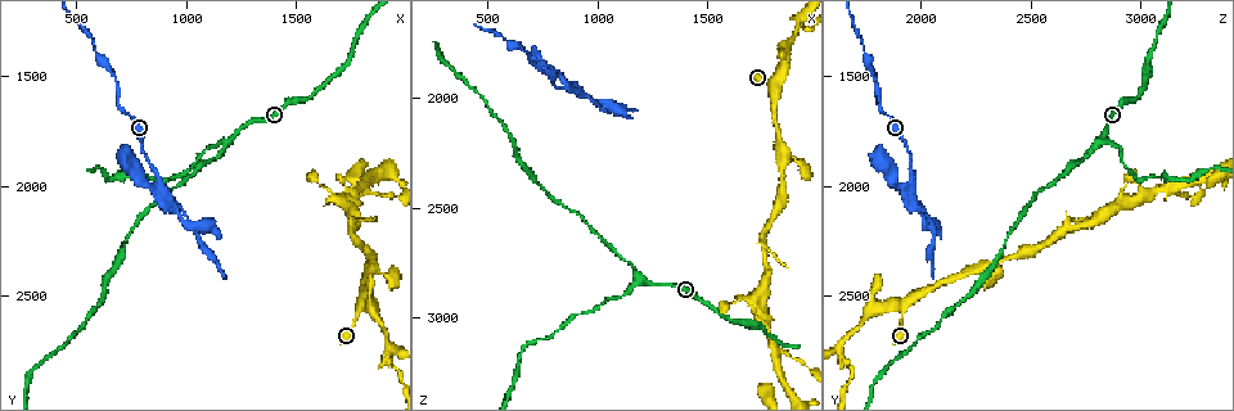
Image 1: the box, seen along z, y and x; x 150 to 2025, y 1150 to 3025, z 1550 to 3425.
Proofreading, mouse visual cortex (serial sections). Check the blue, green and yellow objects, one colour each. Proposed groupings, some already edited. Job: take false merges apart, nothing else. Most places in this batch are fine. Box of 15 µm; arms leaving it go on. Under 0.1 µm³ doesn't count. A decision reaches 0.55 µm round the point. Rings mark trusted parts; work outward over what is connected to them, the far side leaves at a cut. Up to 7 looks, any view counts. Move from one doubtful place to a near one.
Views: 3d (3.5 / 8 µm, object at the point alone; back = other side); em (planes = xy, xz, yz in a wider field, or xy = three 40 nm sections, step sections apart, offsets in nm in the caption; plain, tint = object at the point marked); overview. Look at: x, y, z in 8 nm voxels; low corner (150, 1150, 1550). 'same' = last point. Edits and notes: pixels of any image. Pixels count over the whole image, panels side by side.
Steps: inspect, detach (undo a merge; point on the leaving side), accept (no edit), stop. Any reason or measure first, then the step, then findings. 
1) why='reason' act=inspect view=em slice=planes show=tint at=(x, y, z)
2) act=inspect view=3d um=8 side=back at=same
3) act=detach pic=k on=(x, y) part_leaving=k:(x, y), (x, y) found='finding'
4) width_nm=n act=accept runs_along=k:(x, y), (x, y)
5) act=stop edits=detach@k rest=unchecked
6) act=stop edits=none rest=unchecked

why='a fork' act=inspect view=3d um=3.5 at=(1190, 1780, 2820)

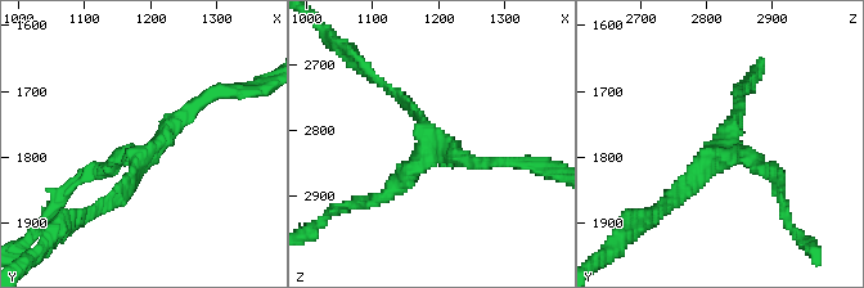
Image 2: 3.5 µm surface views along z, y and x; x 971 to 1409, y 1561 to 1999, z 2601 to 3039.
arms=3 arm_widths_nm=150,200,200 act=inspect view=em slice=planes show=tint at=(1200, 1785, 2820)

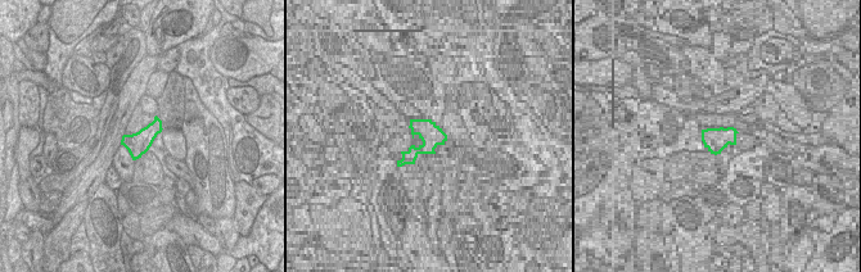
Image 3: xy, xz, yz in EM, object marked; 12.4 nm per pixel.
act=accept runs_along=2:(211, 94), (136, 157), (112, 201) found='all the same cell'

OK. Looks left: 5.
why='three-way junction' act=inspect view=3d um=8 at=(870, 1970, 1970)

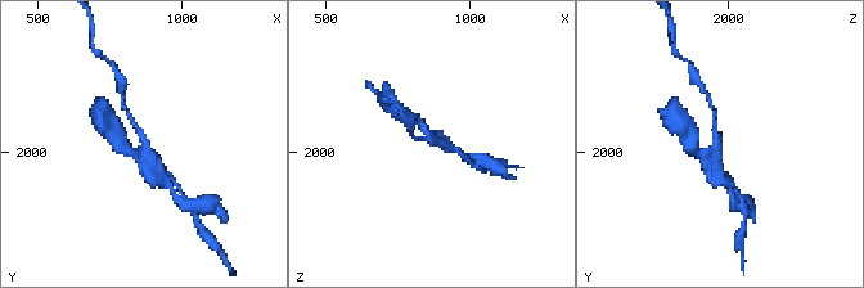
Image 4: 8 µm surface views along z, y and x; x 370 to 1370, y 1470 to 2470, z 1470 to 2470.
why='zoom in' act=inspect view=3d um=3.5 at=(880, 1970, 1960)

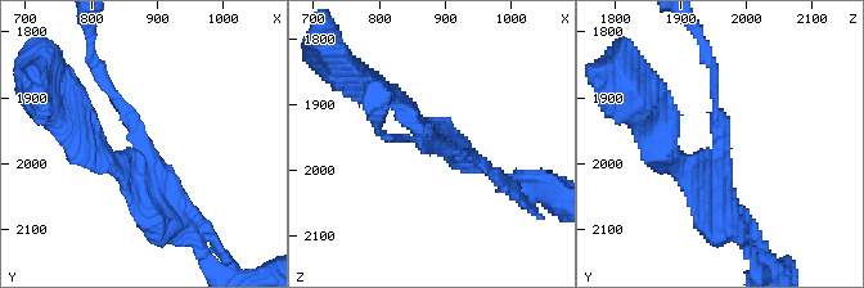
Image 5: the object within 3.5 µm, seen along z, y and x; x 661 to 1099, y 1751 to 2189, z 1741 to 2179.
act=inspect view=em slice=planes show=tint at=(875, 1980, 1965)

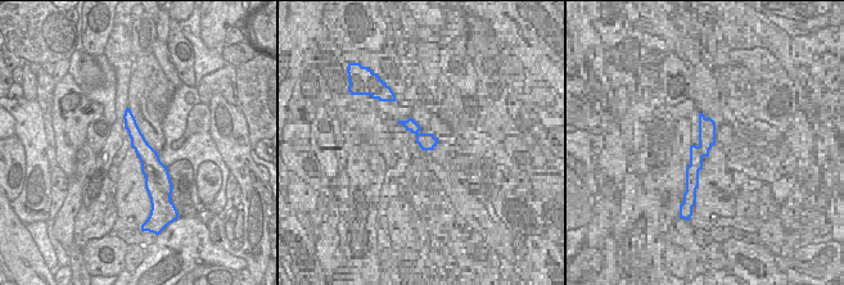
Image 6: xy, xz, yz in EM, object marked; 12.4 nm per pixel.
act=detach pic=5 on=(157, 235) found='a second cell is stuck on'

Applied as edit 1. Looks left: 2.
why='three arms meet' act=inspect view=3d um=3.5 at=(1820, 2000, 3130)

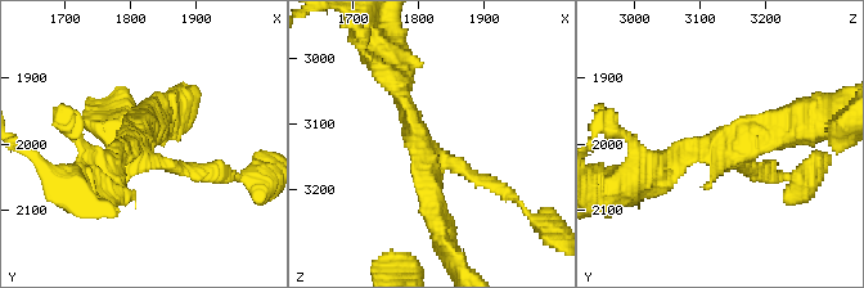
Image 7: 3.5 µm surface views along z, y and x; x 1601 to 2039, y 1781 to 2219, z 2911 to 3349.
arms=3 arm_widths_nm=150,250,300 why='need the tissue' act=inspect view=em slice=xy step=3 show=tint at=(1810, 2010, 3140)

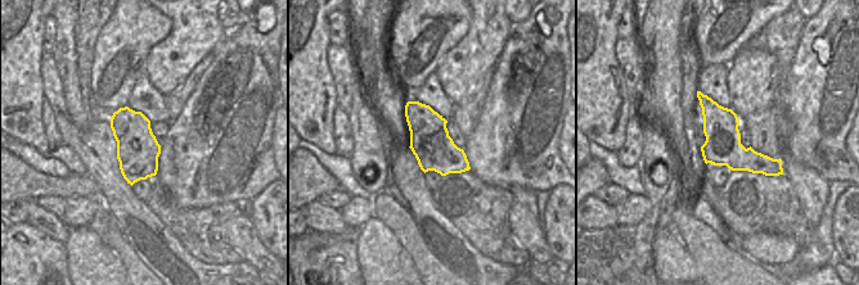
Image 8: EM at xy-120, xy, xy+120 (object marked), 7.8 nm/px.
width_nm=320 act=accept runs_along=8:(702, 98), (746, 159), (779, 171) found='one cell here'

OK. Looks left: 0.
act=stop edits=detach@5 rest=unchecked

